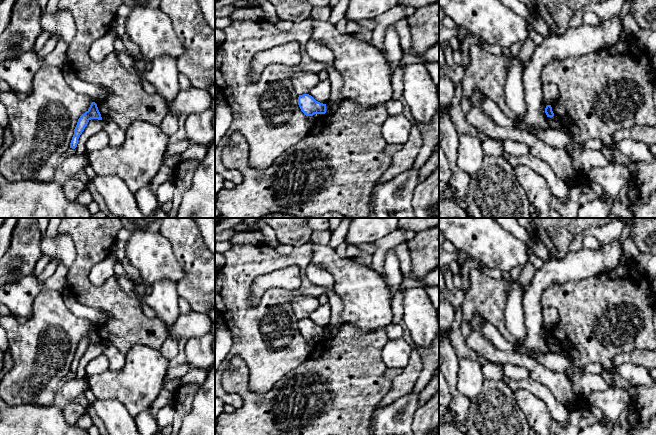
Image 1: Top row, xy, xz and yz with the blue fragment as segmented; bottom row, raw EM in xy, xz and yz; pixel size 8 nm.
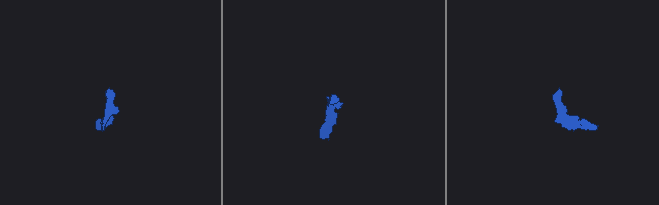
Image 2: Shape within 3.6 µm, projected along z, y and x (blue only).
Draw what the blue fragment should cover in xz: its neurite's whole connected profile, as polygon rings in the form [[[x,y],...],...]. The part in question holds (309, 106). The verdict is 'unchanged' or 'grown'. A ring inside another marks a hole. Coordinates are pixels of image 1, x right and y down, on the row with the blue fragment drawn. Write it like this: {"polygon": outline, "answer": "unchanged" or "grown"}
{"polygon": [[[303,94],[298,97],[298,105],[306,116],[325,114],[326,104],[316,101],[311,95]]], "answer": "unchanged"}

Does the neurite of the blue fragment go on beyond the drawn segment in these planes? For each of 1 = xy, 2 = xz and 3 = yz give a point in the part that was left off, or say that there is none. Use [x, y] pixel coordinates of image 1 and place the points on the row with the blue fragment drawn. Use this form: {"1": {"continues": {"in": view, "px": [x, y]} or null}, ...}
{"1": {"continues": null}, "2": {"continues": null}, "3": {"continues": null}}

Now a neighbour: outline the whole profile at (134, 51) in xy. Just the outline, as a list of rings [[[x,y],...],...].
[[[126,33],[121,37],[121,40],[130,56],[135,60],[139,60],[142,57],[140,48],[131,41]]]

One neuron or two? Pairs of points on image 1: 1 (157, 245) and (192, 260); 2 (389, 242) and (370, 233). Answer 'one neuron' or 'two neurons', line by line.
1: two neurons
2: two neurons

